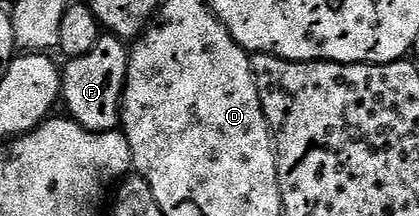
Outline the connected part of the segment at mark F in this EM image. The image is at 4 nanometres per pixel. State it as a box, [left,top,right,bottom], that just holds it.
[60,35,130,133]

